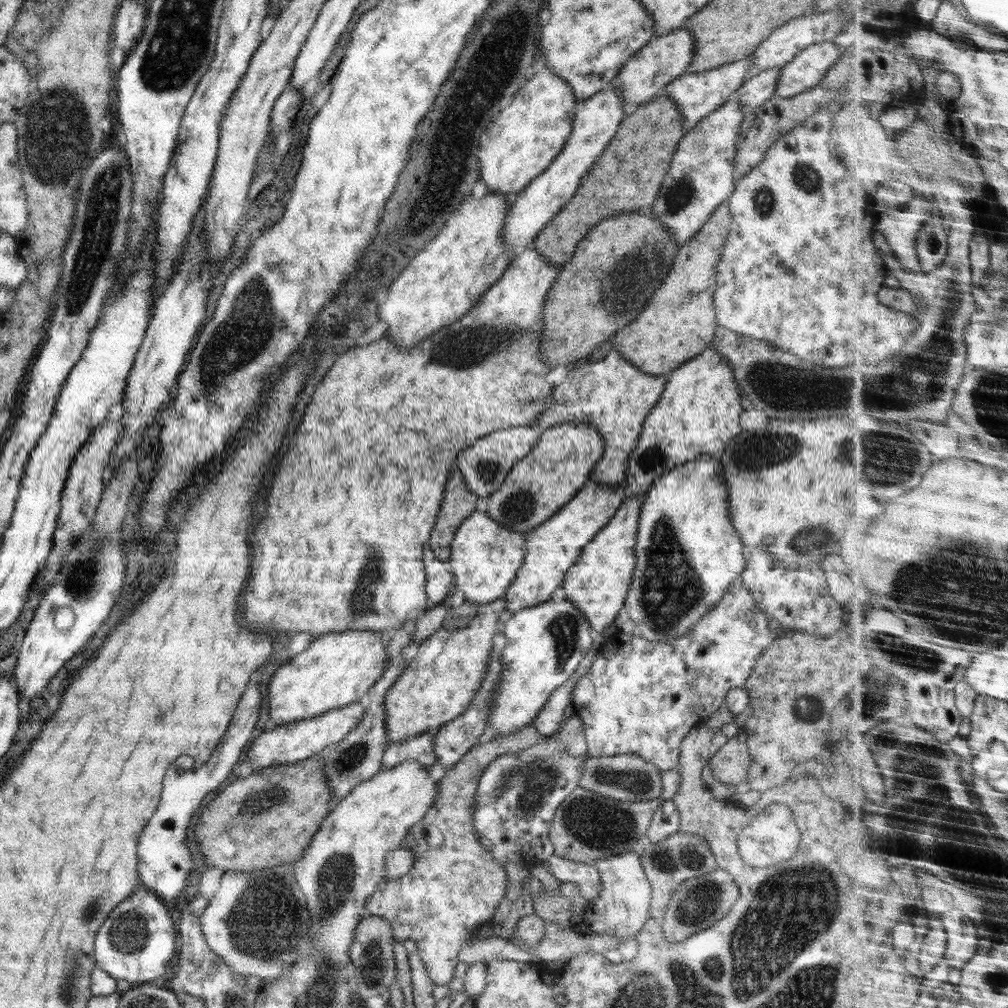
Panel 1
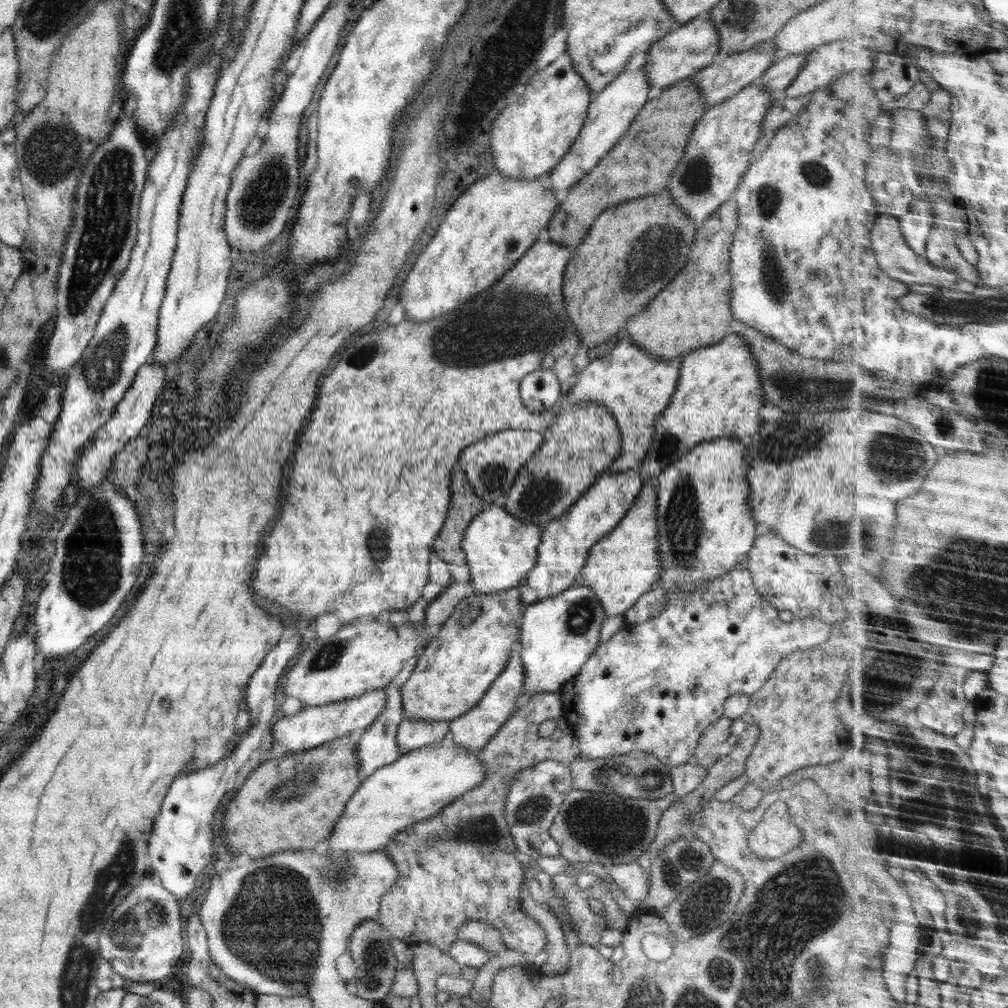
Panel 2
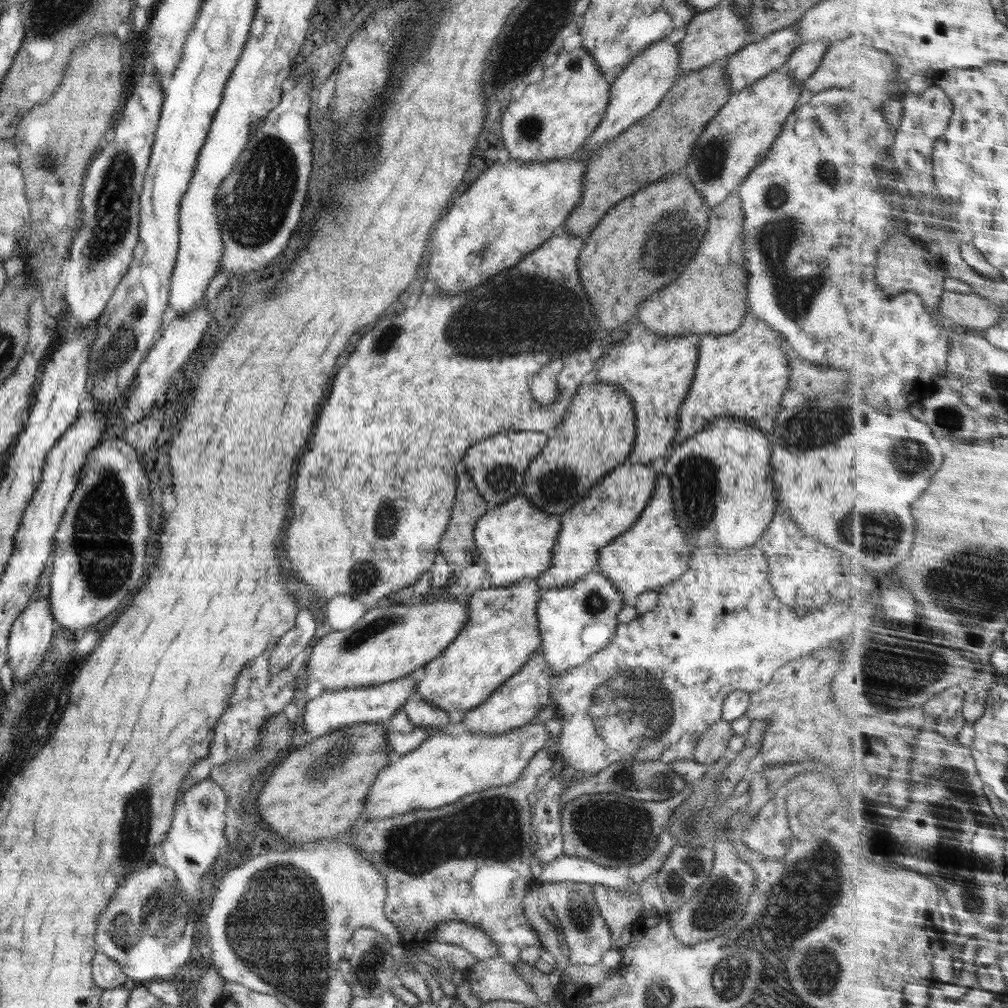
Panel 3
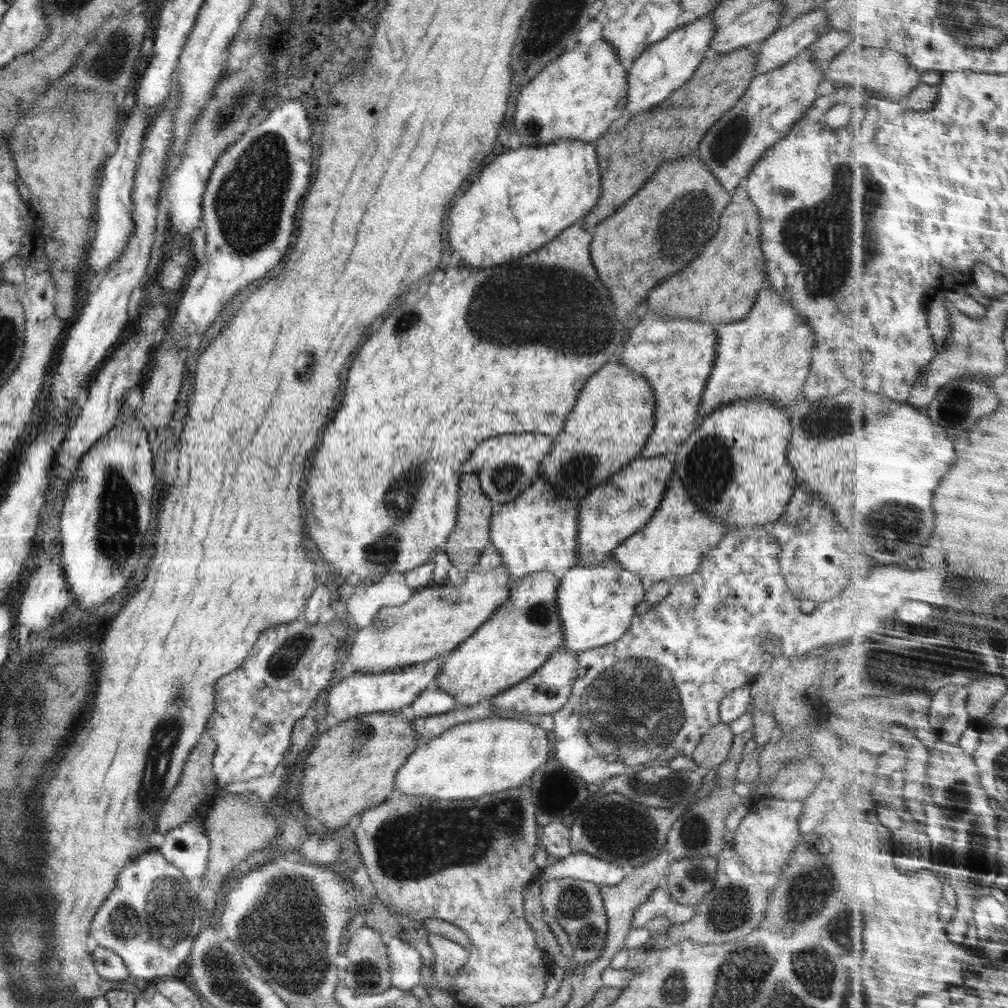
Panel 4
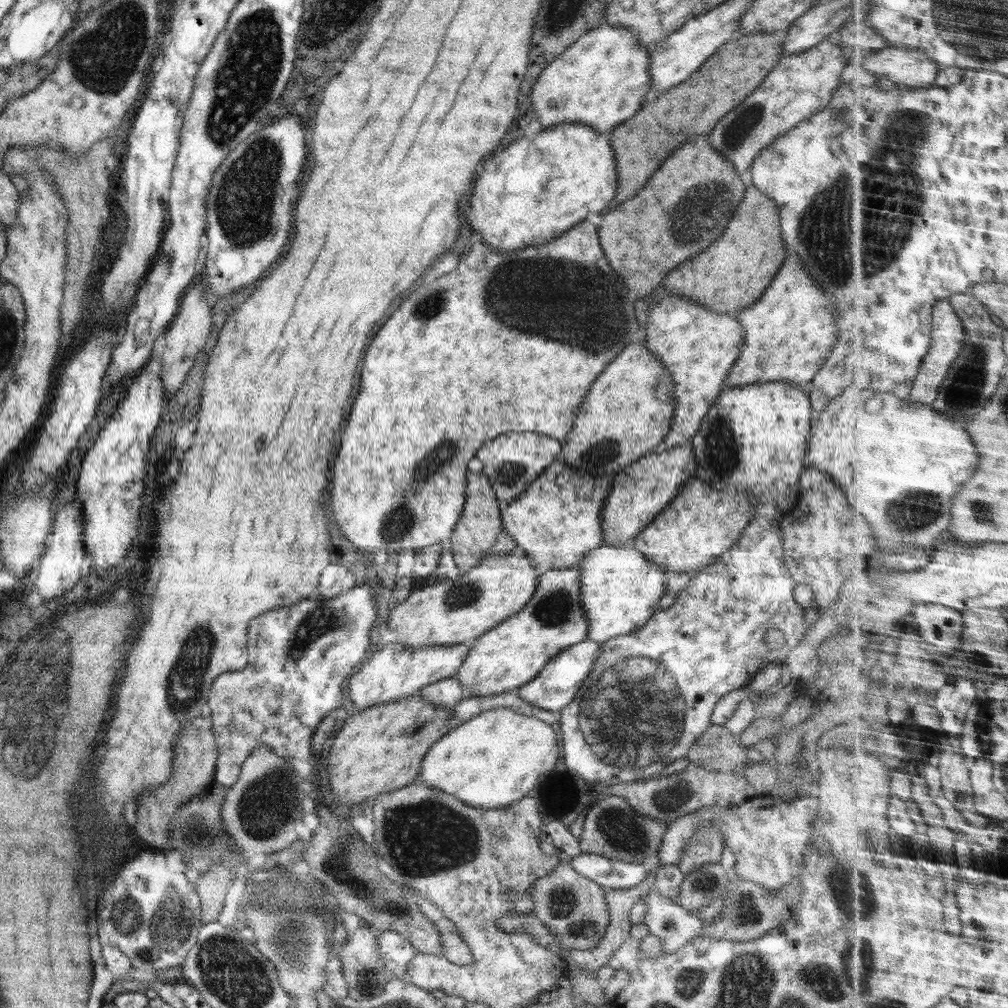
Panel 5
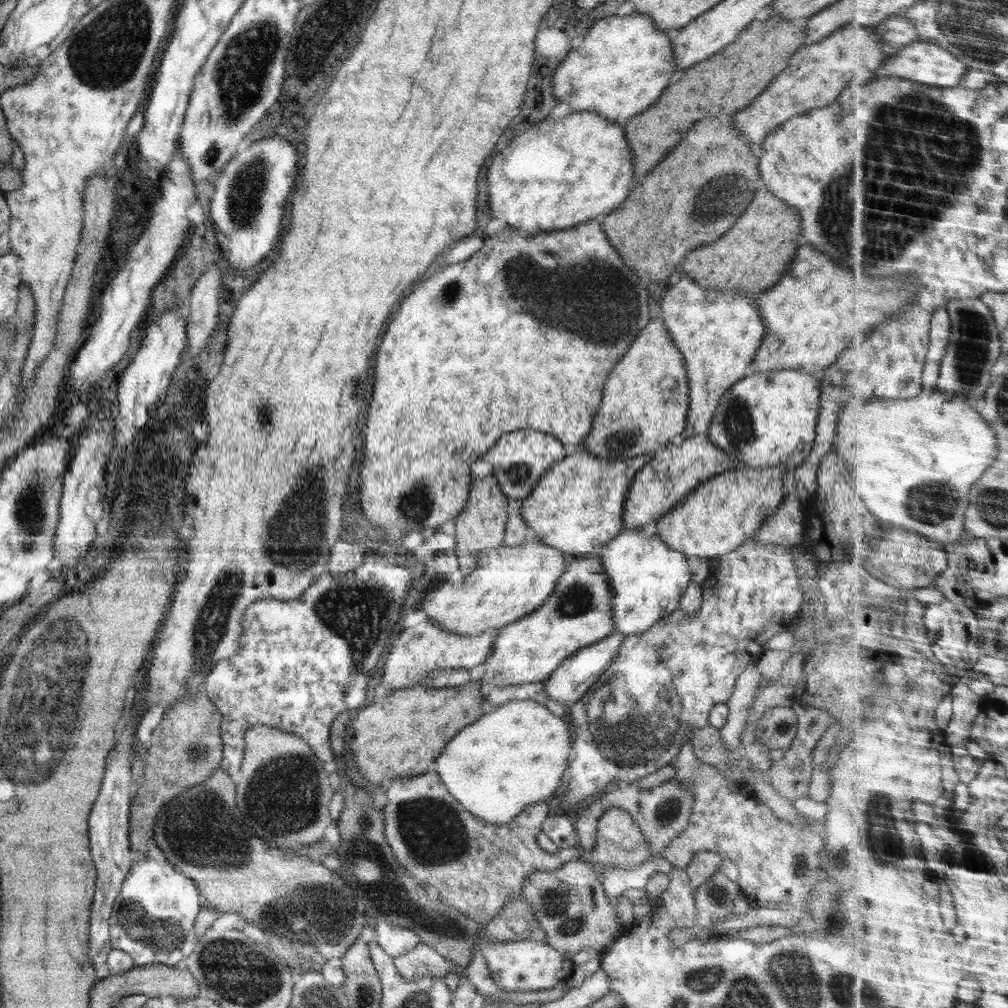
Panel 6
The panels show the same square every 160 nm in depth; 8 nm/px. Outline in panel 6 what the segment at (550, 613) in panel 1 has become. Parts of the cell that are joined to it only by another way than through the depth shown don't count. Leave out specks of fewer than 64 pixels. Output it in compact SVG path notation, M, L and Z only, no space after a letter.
M634 528L624 529L620 531L620 534L617 534L613 539L610 539L605 545L602 545L598 551L600 560L602 561L603 569L606 571L607 577L609 578L609 585L613 591L614 596L611 598L611 615L612 621L614 621L614 627L616 632L621 632L626 635L637 635L643 632L646 632L650 627L654 626L660 618L666 618L667 614L670 614L673 610L680 609L679 600L682 593L688 588L688 585L691 583L690 576L690 567L686 563L686 554L681 552L676 552L671 548L666 546L666 543L657 536L650 528Z

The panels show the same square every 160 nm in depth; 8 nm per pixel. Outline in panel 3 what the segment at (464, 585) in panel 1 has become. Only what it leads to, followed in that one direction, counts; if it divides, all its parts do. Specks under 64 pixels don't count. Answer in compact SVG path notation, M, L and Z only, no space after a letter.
M519 494L497 505L482 515L475 524L474 542L478 549L478 561L485 565L492 587L509 587L524 578L537 578L549 566L551 548L557 541L561 527L561 515L542 512Z

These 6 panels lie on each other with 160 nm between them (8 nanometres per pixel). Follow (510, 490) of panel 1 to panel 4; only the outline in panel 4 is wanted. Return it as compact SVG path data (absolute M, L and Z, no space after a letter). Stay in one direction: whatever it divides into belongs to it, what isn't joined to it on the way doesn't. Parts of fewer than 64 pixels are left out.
M616 357L586 380L574 409L564 421L560 434L554 438L555 444L539 466L539 476L557 489L559 498L585 497L592 489L606 483L616 472L633 461L644 448L650 433L654 430L656 410L656 398L649 384L642 375L624 367Z

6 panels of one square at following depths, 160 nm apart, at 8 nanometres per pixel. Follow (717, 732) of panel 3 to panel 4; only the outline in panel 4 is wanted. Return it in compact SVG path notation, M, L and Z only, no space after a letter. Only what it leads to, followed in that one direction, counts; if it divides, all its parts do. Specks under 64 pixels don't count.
M720 721L702 736L690 757L699 764L699 769L702 771L716 769L726 760L733 738L731 728Z

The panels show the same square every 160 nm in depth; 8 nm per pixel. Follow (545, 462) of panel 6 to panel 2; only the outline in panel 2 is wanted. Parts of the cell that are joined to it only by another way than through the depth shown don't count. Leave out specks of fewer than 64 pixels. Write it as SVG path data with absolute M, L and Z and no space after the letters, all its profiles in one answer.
M503 430L482 438L467 446L455 462L466 474L473 491L482 498L485 505L502 506L507 494L519 474L520 467L539 449L544 440L544 432L534 430Z

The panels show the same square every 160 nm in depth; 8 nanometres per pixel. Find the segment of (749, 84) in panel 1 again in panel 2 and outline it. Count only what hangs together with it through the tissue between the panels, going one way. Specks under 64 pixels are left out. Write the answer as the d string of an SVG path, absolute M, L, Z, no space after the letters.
M805 54L780 55L771 63L759 82L763 83L765 90L769 90L772 95L784 91L793 82L805 60Z

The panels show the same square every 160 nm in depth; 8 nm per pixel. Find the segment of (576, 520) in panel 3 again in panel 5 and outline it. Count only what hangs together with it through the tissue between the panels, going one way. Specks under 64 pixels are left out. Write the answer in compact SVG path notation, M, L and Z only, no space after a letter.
M688 442L670 449L660 447L619 469L601 510L603 544L631 545L635 536L678 494L680 486L696 478L698 465Z

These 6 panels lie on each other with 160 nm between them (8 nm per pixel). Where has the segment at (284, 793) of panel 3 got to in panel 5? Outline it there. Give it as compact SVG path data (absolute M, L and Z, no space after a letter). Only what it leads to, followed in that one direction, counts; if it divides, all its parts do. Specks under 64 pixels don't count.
M418 692L408 698L370 706L352 712L334 735L328 751L328 778L334 802L346 804L364 803L377 794L388 794L417 782L421 762L427 750L448 731L447 722L453 717L453 709L428 702Z

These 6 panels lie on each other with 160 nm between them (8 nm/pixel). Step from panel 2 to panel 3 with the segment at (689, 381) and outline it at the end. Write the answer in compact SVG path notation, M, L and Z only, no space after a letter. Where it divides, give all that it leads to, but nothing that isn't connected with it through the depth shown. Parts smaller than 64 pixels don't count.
M747 312L740 326L729 334L703 335L702 340L698 342L698 364L694 380L686 400L682 402L682 408L678 410L680 416L674 435L674 446L702 432L718 417L738 417L747 420L752 426L769 435L773 431L776 416L780 414L782 395L788 390L788 384L790 384L788 341L757 316Z

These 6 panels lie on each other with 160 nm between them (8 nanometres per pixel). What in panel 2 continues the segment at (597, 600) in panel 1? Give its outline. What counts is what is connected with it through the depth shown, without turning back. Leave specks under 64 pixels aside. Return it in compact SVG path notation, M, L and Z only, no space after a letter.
M657 496L636 502L624 518L589 548L586 564L581 568L584 584L592 589L603 606L606 618L624 614L659 581L663 571L658 552Z

